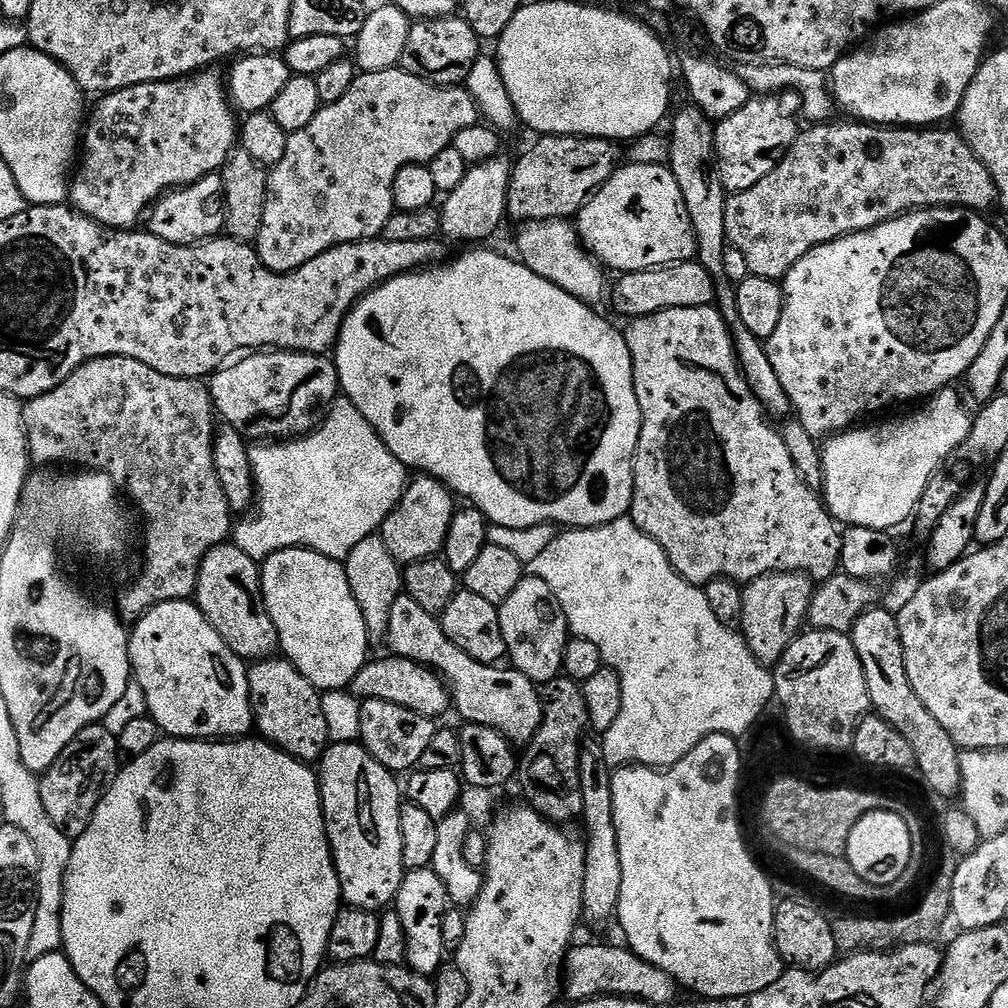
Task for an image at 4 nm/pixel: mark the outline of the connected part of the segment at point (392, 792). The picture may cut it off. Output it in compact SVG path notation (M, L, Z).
M359 742L329 743L324 757L318 761L318 779L320 801L324 807L324 825L328 831L328 841L332 847L336 873L340 879L340 894L343 903L367 912L379 913L395 901L406 871L402 862L401 785L399 788L396 785L397 777L389 772L386 766L378 763Z

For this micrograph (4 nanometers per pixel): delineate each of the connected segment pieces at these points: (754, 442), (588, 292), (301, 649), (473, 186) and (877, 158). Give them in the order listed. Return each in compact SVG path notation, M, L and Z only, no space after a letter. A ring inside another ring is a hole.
M719 307L662 310L653 316L637 316L629 324L632 325L626 328L626 335L632 359L632 377L634 390L638 394L638 406L642 410L642 430L638 438L636 456L632 459L634 490L630 509L631 520L650 538L654 538L658 546L662 546L666 558L670 558L676 573L697 586L721 578L747 582L757 580L767 572L803 572L816 582L837 575L842 550L841 525L829 514L817 489L806 486L806 482L794 466L794 461L790 459L790 450L786 450L786 442L775 427L771 428L773 425L766 419L763 408L754 398L744 372L740 369L732 341L732 332L726 326Z
M530 220L521 223L519 228L515 255L520 263L586 304L596 306L603 296L605 299L610 288L610 284L604 281L605 269L580 243L575 223L568 220Z
M287 548L263 561L260 570L260 589L264 605L278 630L280 652L317 690L347 689L354 674L370 659L370 641L362 610L354 602L350 582L343 563L318 554L313 548Z
M504 154L491 156L489 160L481 164L473 164L469 167L466 178L462 178L462 183L459 186L454 186L454 190L443 197L444 205L442 205L442 200L438 208L440 231L449 241L451 241L450 239L465 240L468 243L465 245L476 246L481 242L488 242L484 240L490 239L499 230L500 223L508 216L508 183L512 177L512 165L513 161L507 160Z
M816 122L809 127L812 128L809 132L801 131L797 135L794 146L790 146L790 150L778 162L778 166L774 166L774 170L770 170L770 174L766 174L766 178L762 178L762 182L754 182L754 186L750 186L750 190L733 192L728 196L726 202L728 243L745 256L746 266L751 275L777 282L783 281L784 275L819 244L834 242L838 238L849 236L855 232L865 232L882 222L893 220L895 216L903 216L906 212L915 212L918 208L970 208L973 212L984 214L987 213L986 210L991 204L997 203L996 183L990 170L986 170L986 166L976 157L974 150L967 144L959 131L940 132L944 130L921 130L916 126L877 126L863 122L836 123Z

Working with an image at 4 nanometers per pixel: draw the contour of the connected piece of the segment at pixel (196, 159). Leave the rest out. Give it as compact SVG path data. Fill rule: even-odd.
M201 70L178 80L135 84L97 100L96 109L86 116L82 151L70 180L68 200L77 212L107 228L135 229L164 193L219 173L238 144L238 116L230 103L225 77L216 70Z

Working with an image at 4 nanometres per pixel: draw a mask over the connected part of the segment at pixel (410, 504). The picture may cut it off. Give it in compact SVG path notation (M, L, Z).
M420 474L409 479L398 506L384 519L382 529L386 550L394 554L394 558L401 566L407 566L419 560L431 560L443 553L446 530L450 530L454 511L452 500L454 501L453 493L433 476Z

